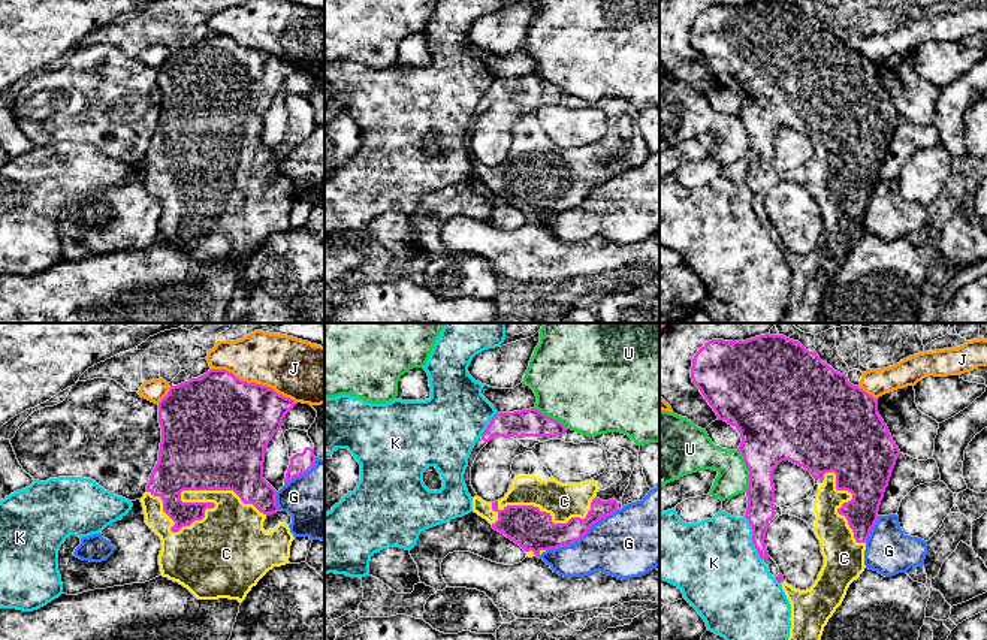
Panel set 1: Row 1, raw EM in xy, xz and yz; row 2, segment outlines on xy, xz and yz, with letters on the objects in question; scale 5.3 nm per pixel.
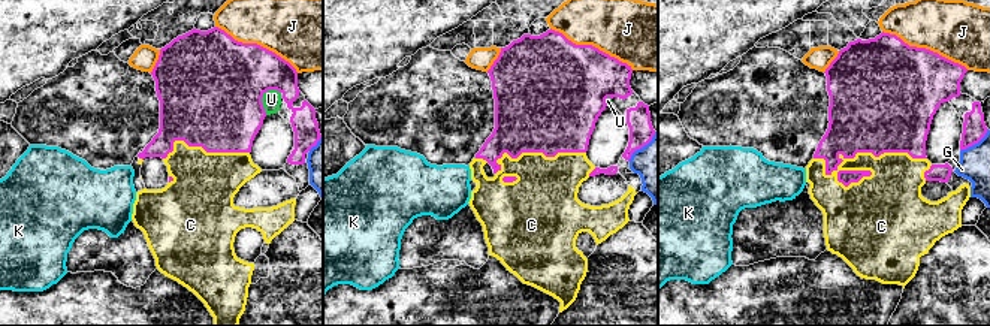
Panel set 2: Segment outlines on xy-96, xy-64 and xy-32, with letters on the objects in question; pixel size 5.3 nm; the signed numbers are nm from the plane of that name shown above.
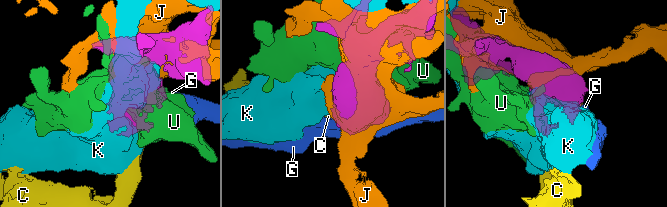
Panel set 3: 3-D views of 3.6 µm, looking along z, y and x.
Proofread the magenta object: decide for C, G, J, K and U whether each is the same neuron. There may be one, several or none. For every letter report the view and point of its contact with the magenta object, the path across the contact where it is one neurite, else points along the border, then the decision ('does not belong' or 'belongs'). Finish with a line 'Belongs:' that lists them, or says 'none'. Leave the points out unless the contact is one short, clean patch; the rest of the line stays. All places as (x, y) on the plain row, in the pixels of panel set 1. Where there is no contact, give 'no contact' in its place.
C: contact xy (198, 168); belongs
G: contact xz (582, 201); does not belong
J: contact xy (254, 48); does not belong
K: contact yz (752, 204); does not belong
U: contact yz (748, 133); does not belong
Belongs: C

